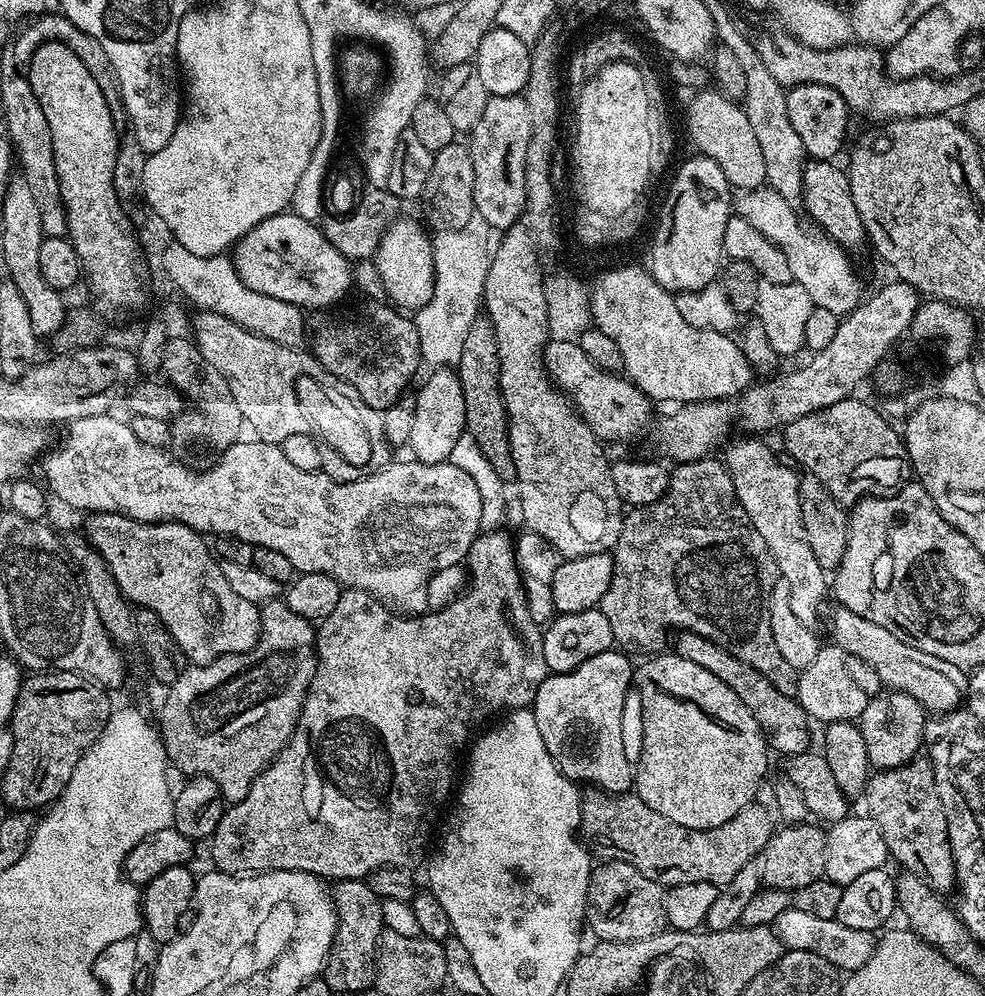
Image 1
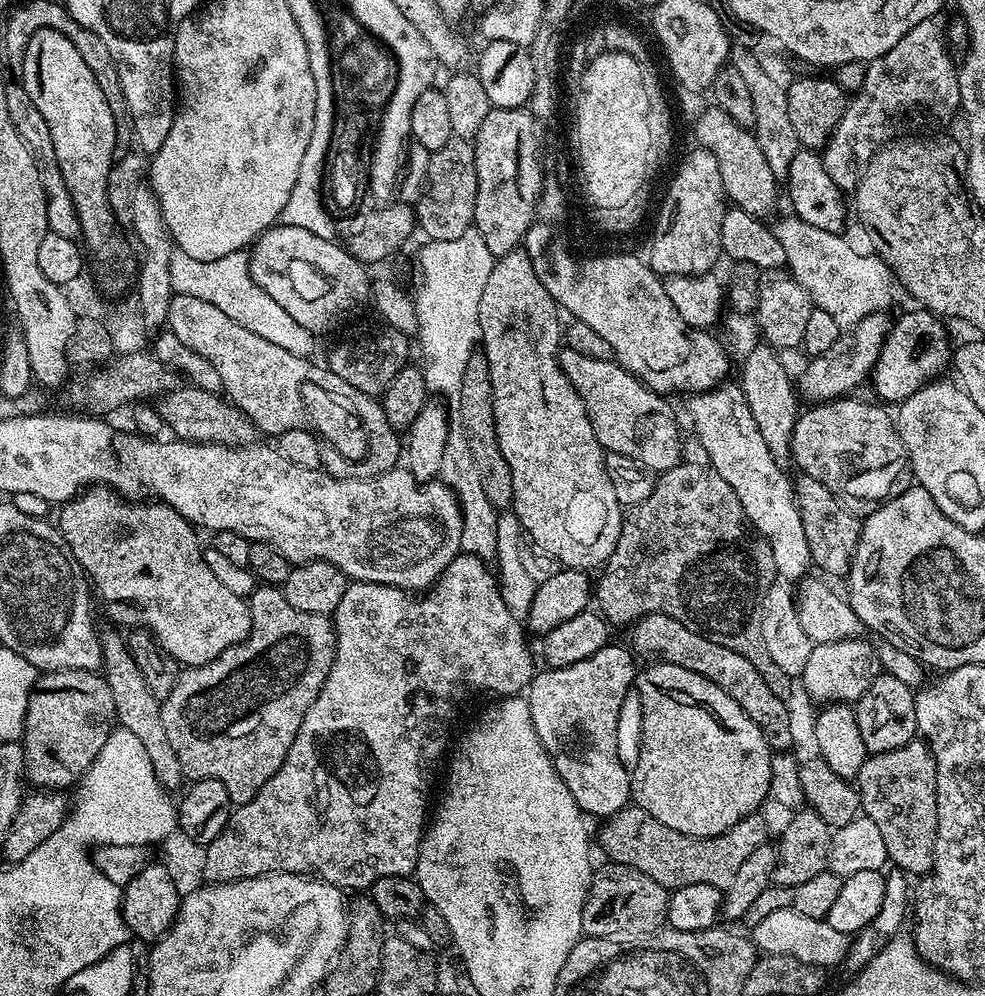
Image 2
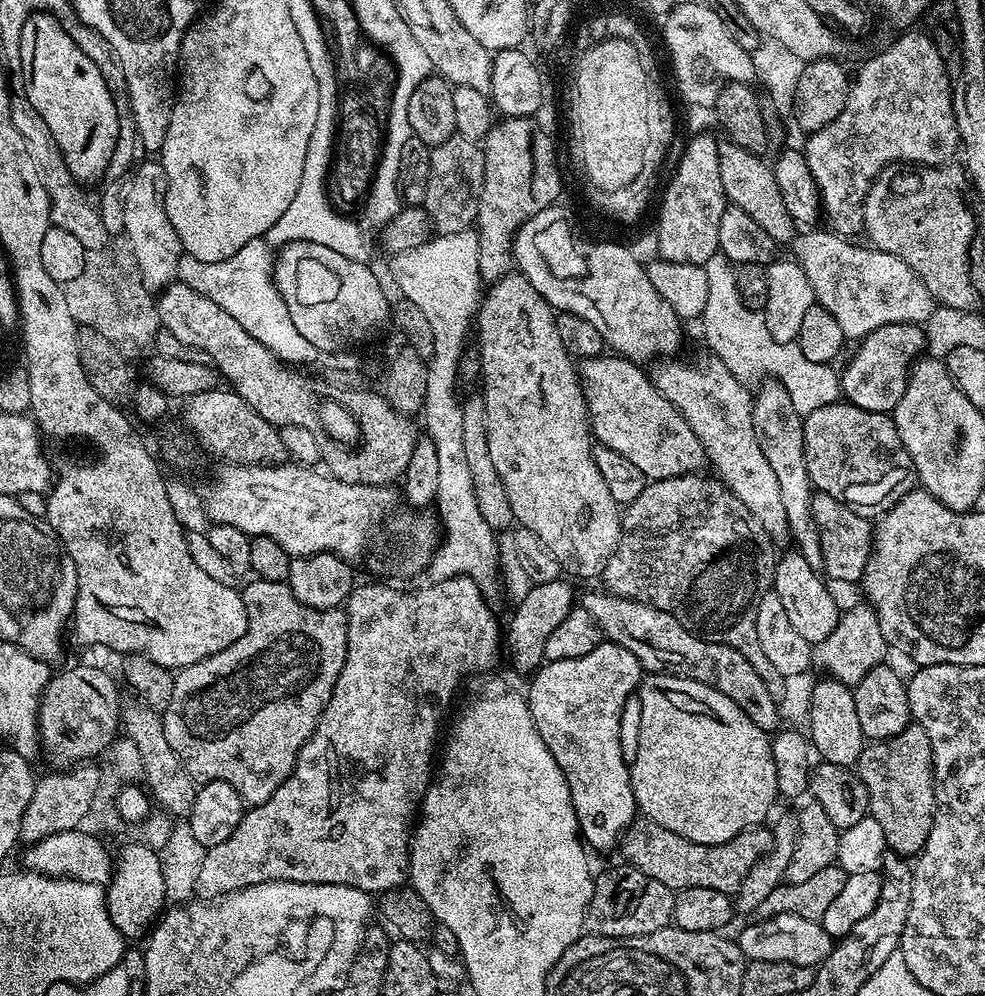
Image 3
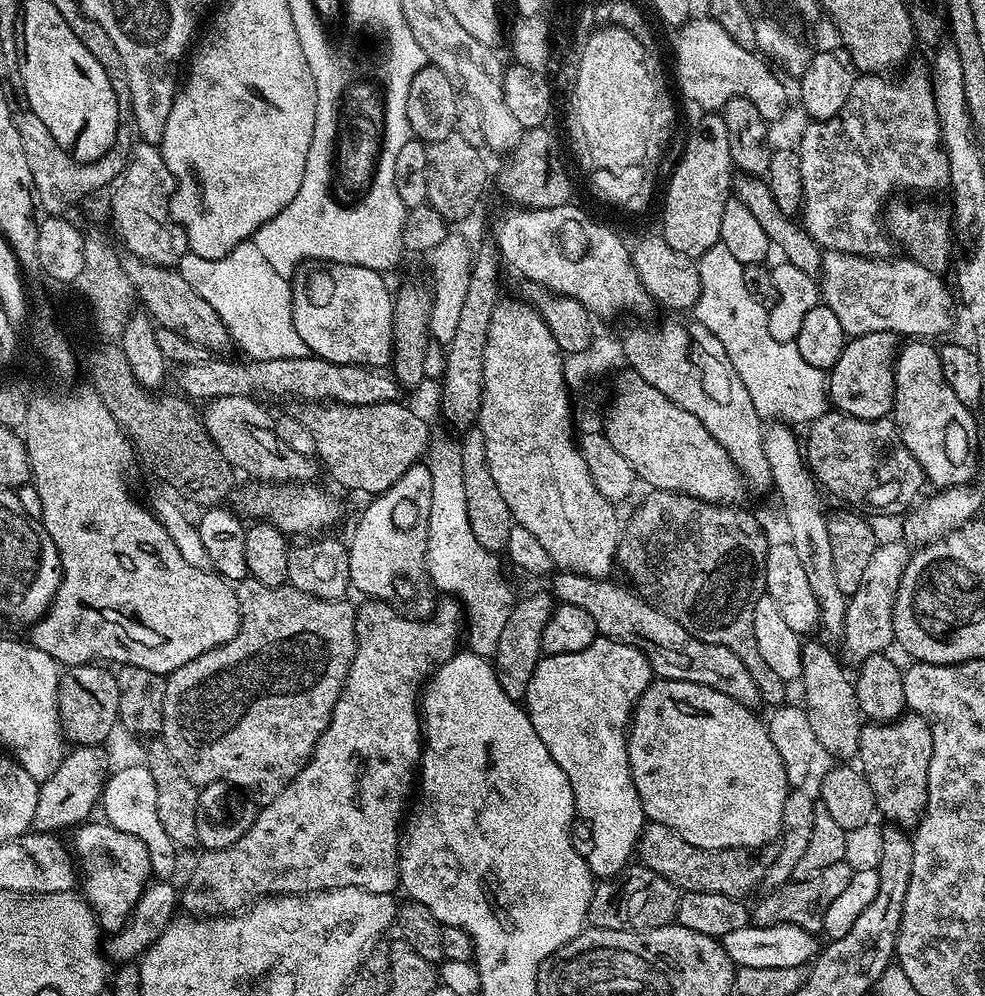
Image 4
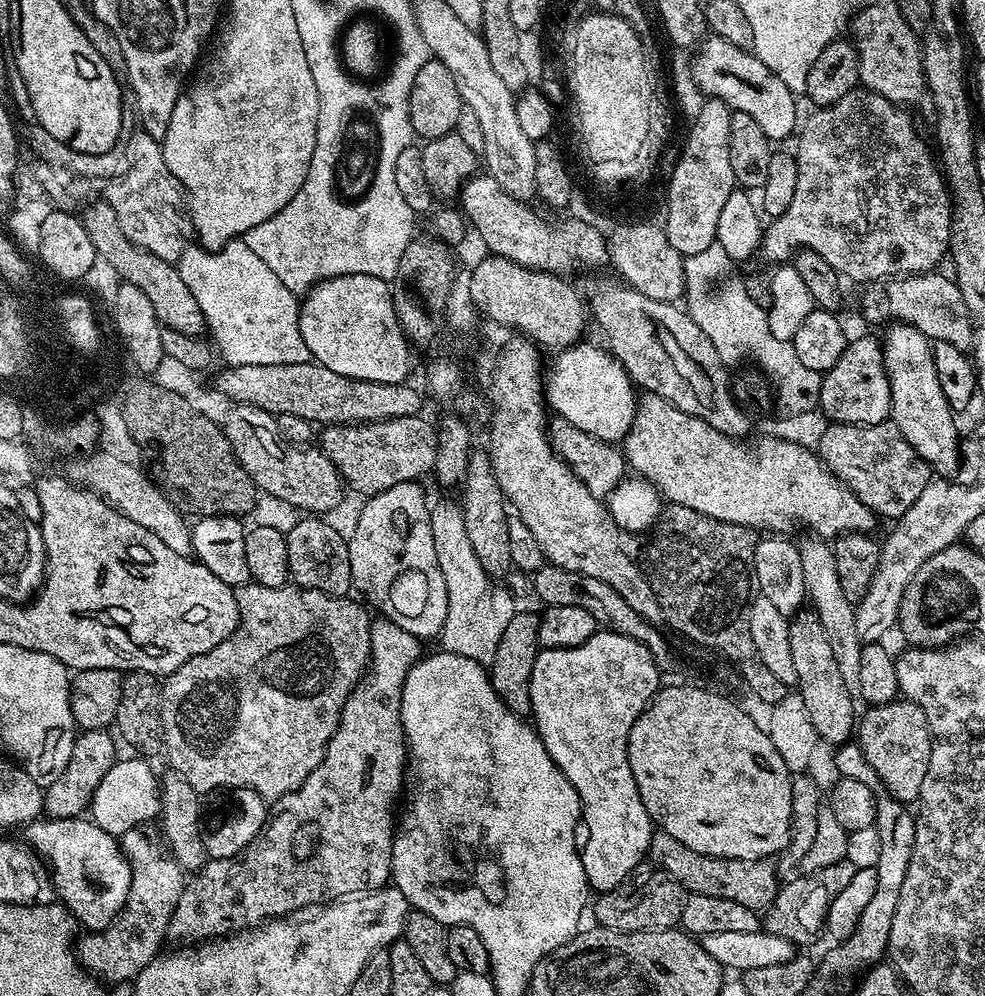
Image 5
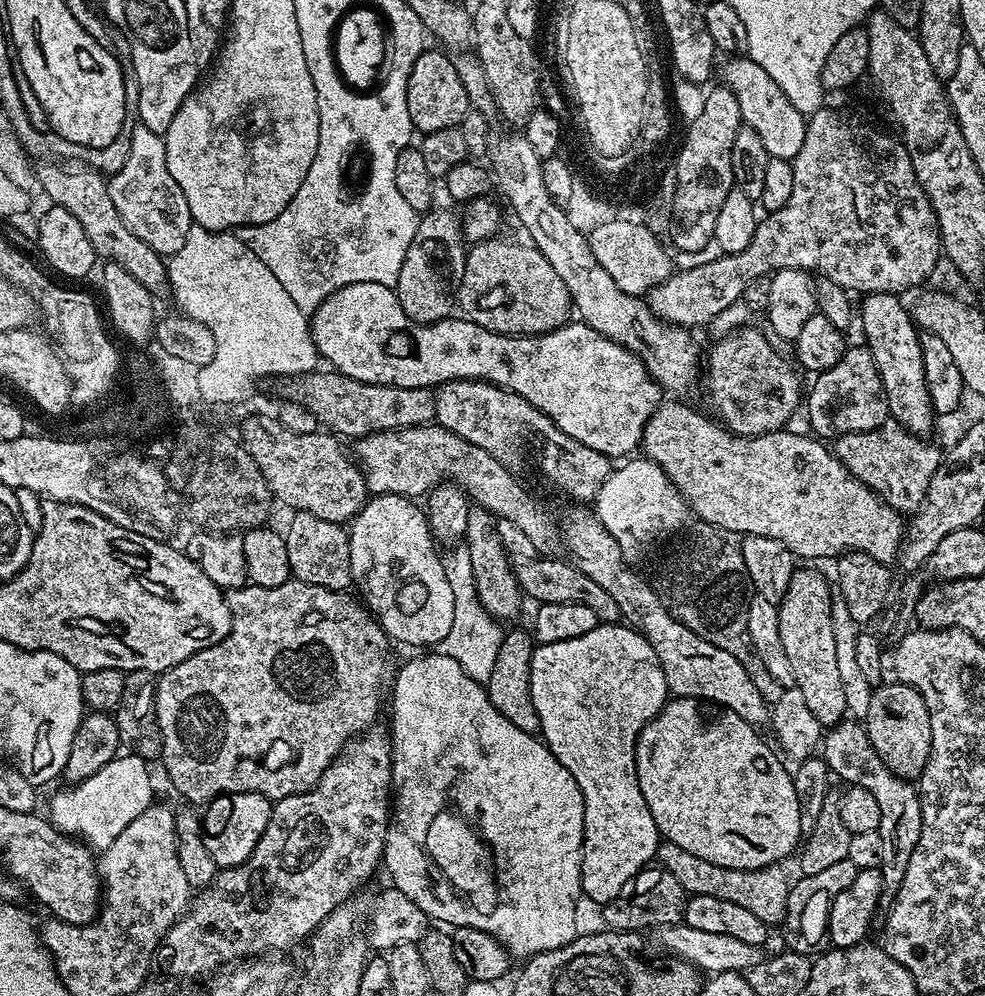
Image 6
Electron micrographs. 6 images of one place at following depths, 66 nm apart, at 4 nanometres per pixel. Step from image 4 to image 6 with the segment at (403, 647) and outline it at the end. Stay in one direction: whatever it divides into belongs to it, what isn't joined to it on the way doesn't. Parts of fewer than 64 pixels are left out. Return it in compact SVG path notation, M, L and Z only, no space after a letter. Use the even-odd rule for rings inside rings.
M373 726L349 740L335 762L324 771L322 778L310 792L304 792L301 796L287 796L273 803L272 817L262 838L258 838L258 846L254 846L254 854L250 854L250 858L246 858L244 864L219 869L211 886L195 893L188 911L161 938L154 957L155 967L160 967L168 976L185 976L186 979L192 980L195 976L205 975L204 977L207 977L215 973L221 966L228 966L233 962L243 961L245 958L256 958L261 954L284 954L280 952L286 951L291 944L298 943L303 936L311 937L333 912L344 906L340 904L346 903L352 894L375 874L376 868L378 872L384 859L384 847L390 827L390 797L394 792L392 787L392 741L387 731L379 732L378 729L379 727Z

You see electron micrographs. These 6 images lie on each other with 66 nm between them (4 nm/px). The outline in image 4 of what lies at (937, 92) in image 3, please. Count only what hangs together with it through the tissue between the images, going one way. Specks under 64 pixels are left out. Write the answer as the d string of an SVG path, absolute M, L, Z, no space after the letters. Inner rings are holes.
M912 68L901 80L888 80L884 74L860 74L854 82L854 90L850 90L850 98L846 98L846 106L838 110L838 114L829 120L814 120L801 131L801 142L798 149L800 154L800 169L802 170L802 194L804 203L802 205L802 217L804 216L803 231L810 234L810 238L821 249L829 252L845 252L851 256L871 256L873 258L884 258L889 255L888 244L890 237L885 225L881 223L882 213L886 208L888 195L895 188L917 188L920 192L932 192L935 188L944 188L948 182L948 159L944 153L944 145L940 139L940 119L932 93L932 77L927 71L920 68Z

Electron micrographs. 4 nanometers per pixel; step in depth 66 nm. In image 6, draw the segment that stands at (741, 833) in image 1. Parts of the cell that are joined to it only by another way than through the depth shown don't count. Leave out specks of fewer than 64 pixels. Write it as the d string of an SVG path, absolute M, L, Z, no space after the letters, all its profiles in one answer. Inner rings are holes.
M661 843L656 849L655 859L659 867L670 870L674 878L684 887L688 896L710 894L710 898L722 898L722 902L735 902L737 906L750 910L756 917L769 926L783 925L790 880L784 877L783 867L755 868L754 870L734 870L726 866L714 866L714 862L706 862L706 858L697 858L682 850L682 846Z

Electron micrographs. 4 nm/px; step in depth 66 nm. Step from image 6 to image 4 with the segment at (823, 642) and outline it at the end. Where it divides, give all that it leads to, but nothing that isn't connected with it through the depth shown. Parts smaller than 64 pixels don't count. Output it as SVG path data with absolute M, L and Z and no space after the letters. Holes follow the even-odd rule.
M805 639L800 645L800 653L805 688L802 707L808 713L810 726L814 726L814 738L819 751L837 756L835 759L840 762L851 761L860 750L862 727L856 685L850 676L844 673L844 668L840 665L841 657L836 657L826 645L819 644L816 640Z

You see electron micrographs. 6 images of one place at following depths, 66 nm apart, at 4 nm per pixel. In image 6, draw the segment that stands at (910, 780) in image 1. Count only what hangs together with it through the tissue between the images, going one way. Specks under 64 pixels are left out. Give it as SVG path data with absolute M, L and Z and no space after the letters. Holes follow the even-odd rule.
M881 683L873 691L868 716L862 723L874 750L878 750L878 758L882 758L882 762L902 779L915 781L924 773L932 749L930 710L926 710L926 702L914 686L891 683Z

